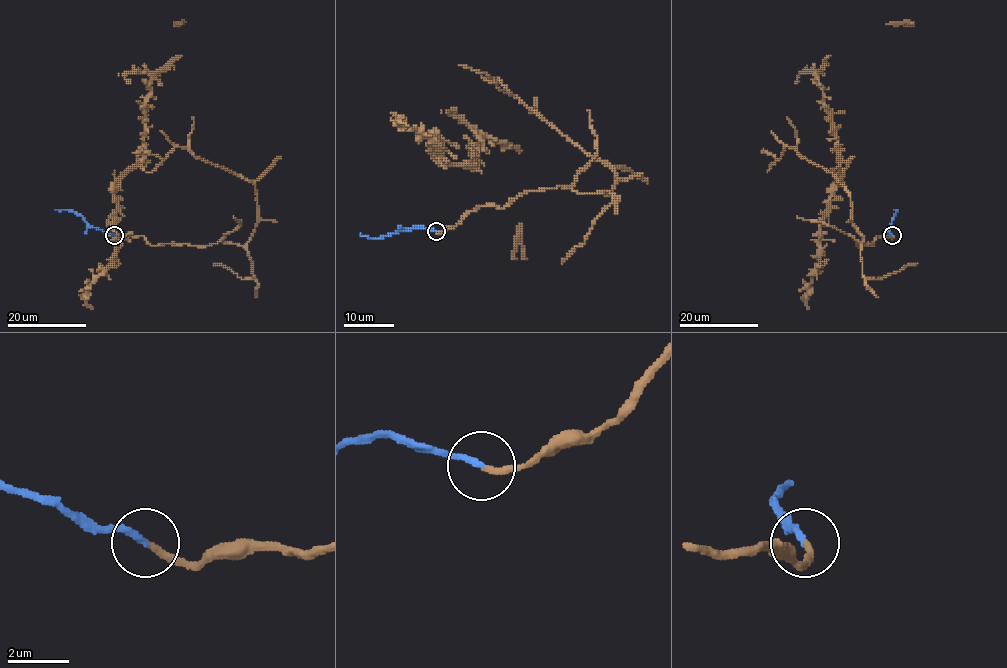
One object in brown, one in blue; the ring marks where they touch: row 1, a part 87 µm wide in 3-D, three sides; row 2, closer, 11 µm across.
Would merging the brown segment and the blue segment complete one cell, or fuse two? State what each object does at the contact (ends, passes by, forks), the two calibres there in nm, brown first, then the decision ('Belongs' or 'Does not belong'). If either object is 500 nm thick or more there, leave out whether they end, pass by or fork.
At the ring brown ends. At the ring blue ends. Thickness 220 nm (brown) against 200 nm. Belongs

